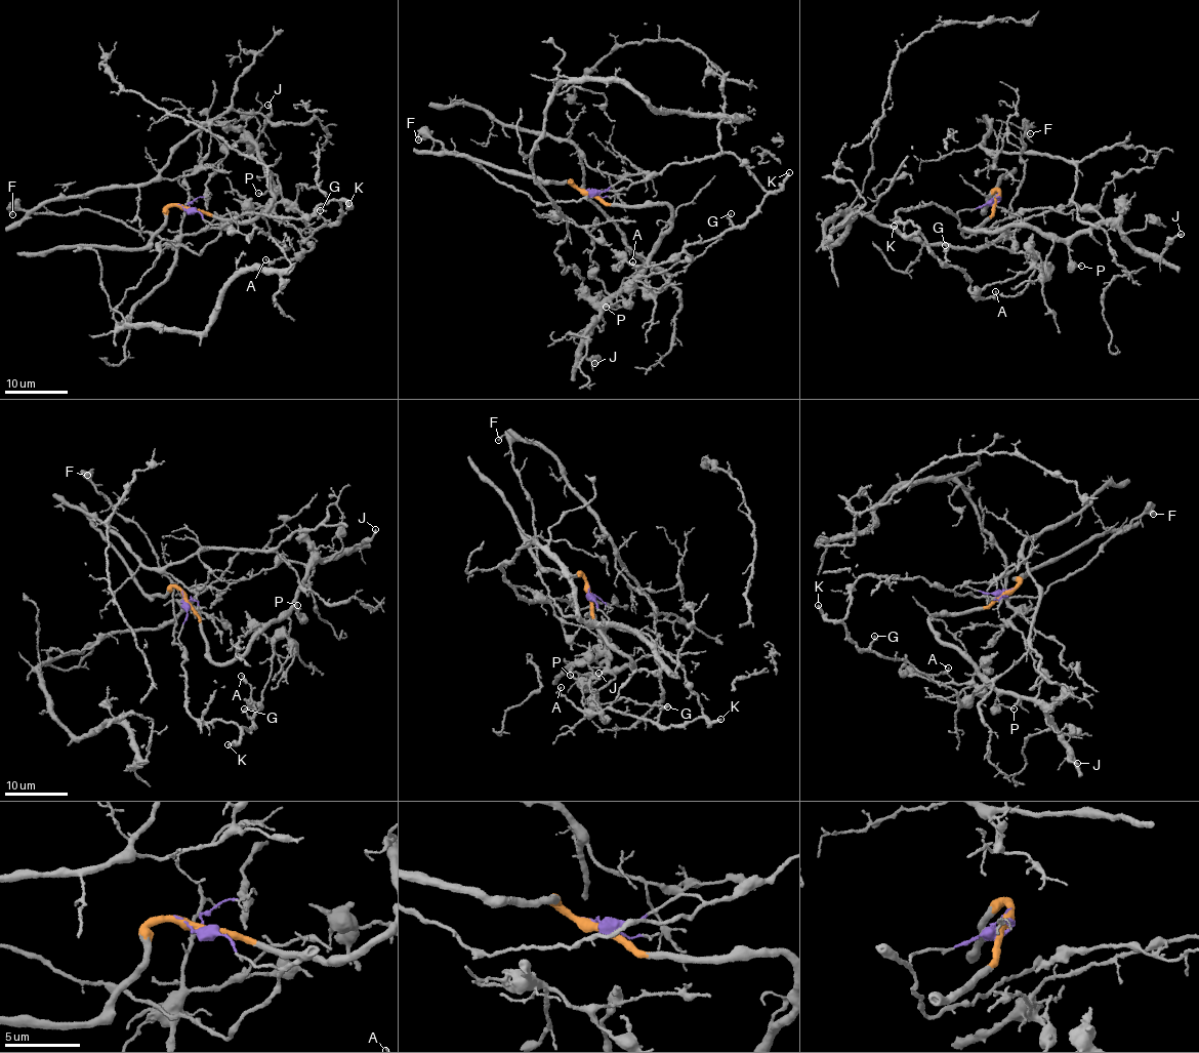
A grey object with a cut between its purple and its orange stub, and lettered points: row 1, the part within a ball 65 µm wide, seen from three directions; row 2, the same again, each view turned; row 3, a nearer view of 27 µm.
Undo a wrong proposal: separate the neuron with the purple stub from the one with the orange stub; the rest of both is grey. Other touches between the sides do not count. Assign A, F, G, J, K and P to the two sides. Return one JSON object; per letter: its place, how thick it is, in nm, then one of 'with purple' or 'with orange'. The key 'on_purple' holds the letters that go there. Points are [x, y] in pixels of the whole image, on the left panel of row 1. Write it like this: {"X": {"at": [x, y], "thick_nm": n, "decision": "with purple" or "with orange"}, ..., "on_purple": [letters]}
{"A": {"at": [265, 259], "thick_nm": 240, "decision": "with purple"}, "F": {"at": [12, 214], "thick_nm": 150, "decision": "with purple"}, "G": {"at": [320, 210], "thick_nm": 140, "decision": "with purple"}, "J": {"at": [267, 105], "thick_nm": 280, "decision": "with orange"}, "K": {"at": [348, 203], "thick_nm": 340, "decision": "with purple"}, "P": {"at": [258, 193], "thick_nm": 150, "decision": "with orange"}, "on_purple": ["A", "F", "G", "K"]}

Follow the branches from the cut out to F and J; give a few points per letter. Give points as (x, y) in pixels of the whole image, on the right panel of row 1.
F: (994, 200), (956, 213), (966, 237), (1013, 210), (1010, 203), (1024, 179), (1021, 156), (1027, 127), (1030, 134)
J: (995, 200), (977, 231), (964, 229), (1028, 227), (1063, 239), (1106, 223), (1122, 240), (1159, 257), (1182, 233)

